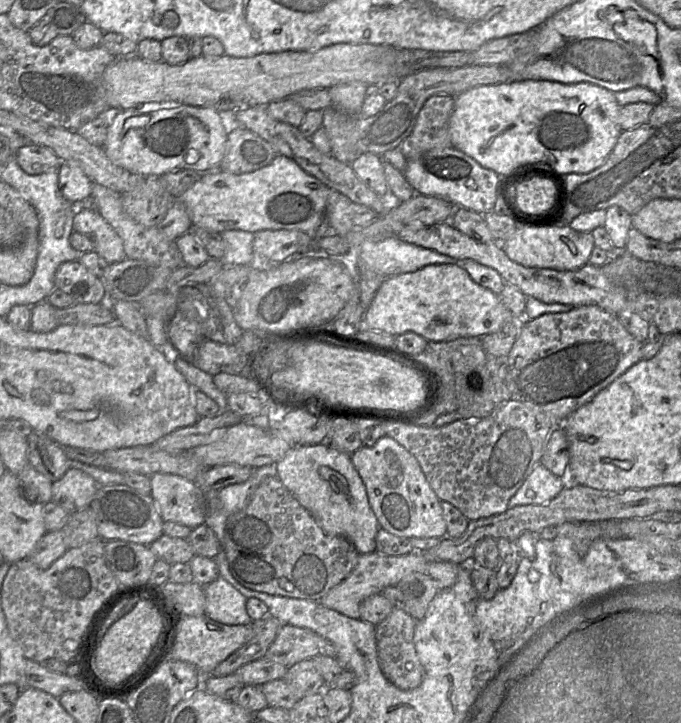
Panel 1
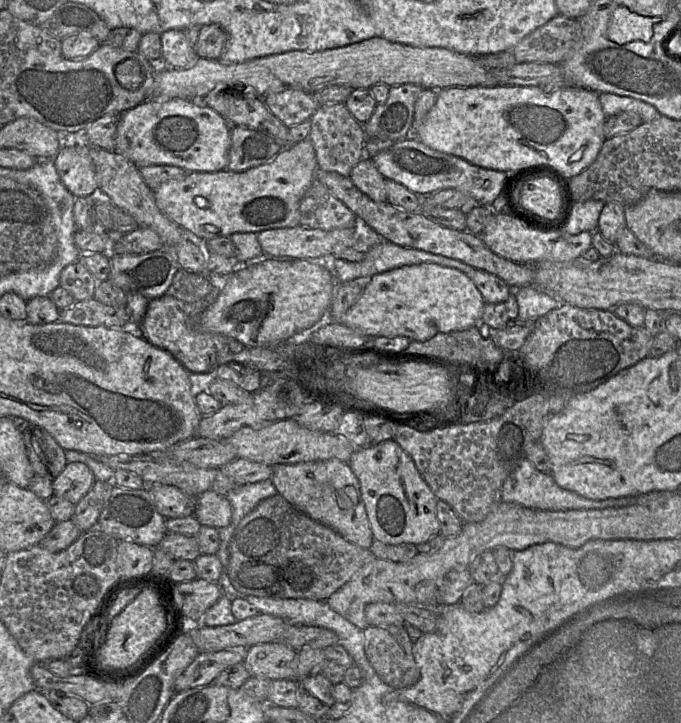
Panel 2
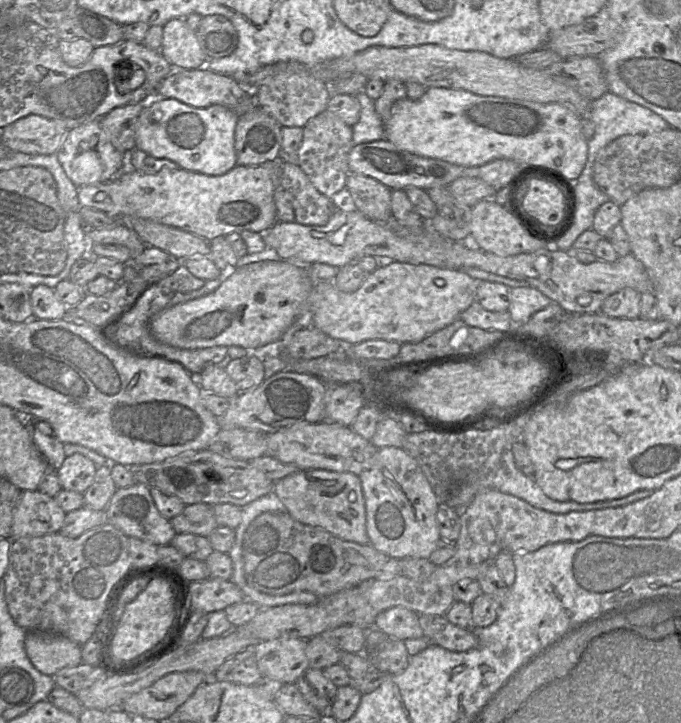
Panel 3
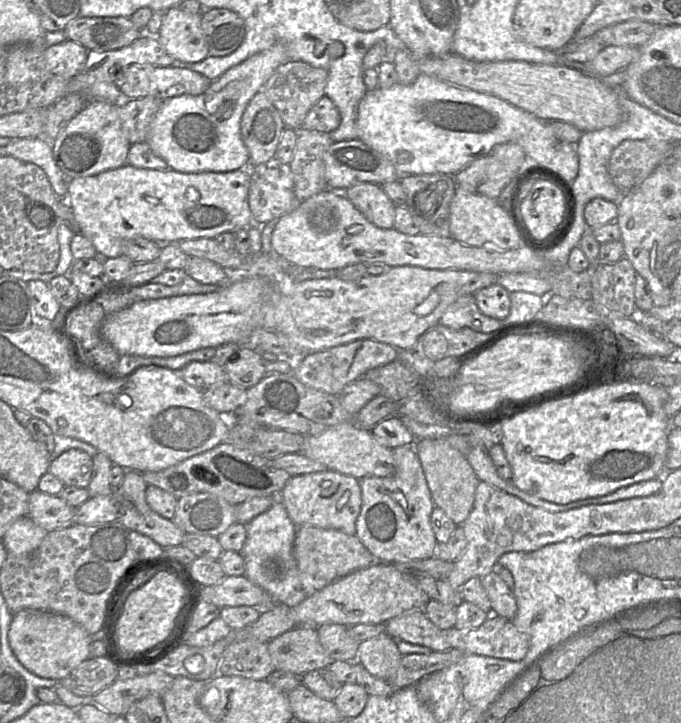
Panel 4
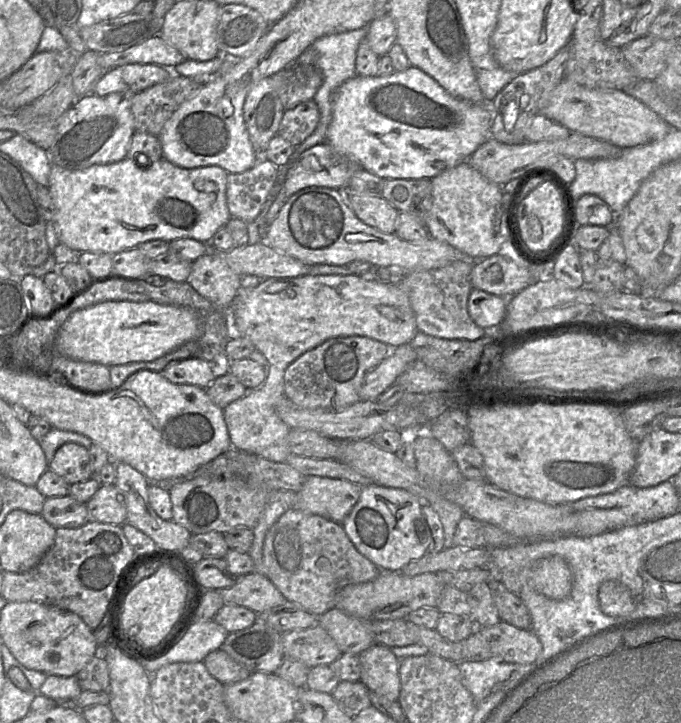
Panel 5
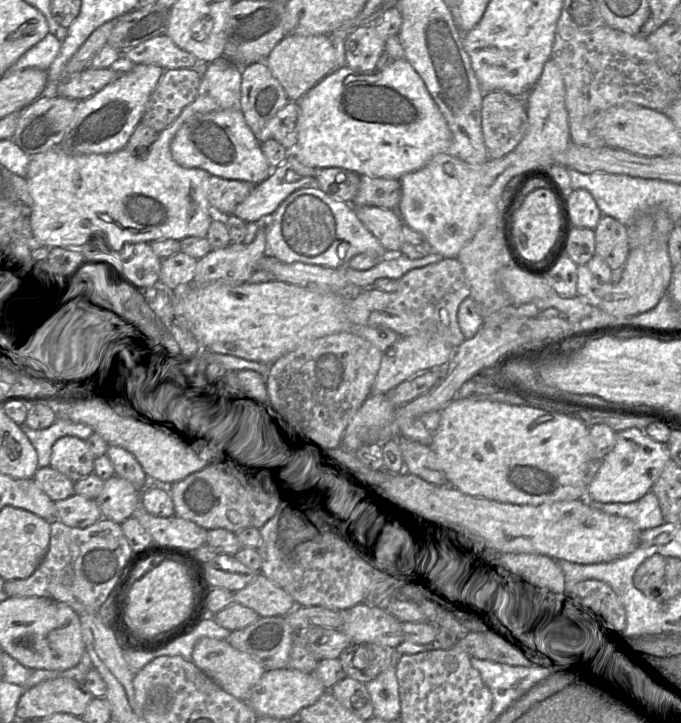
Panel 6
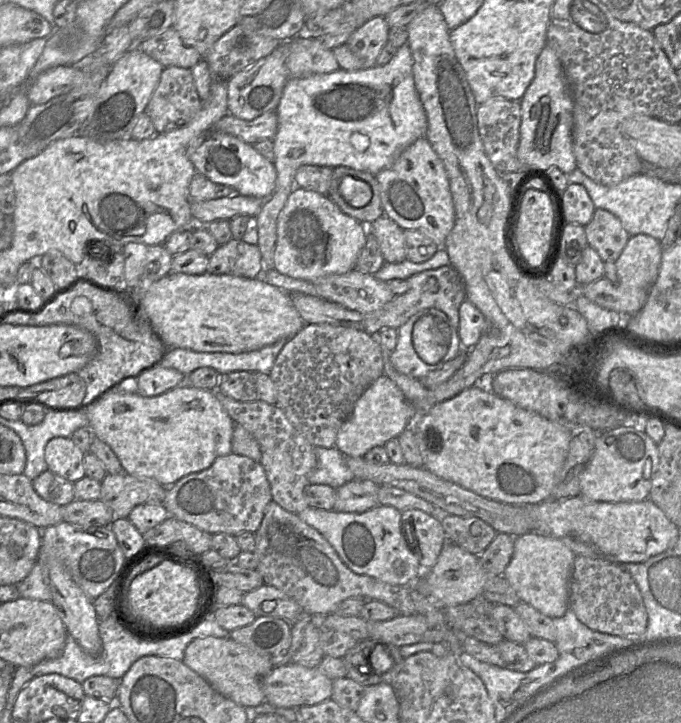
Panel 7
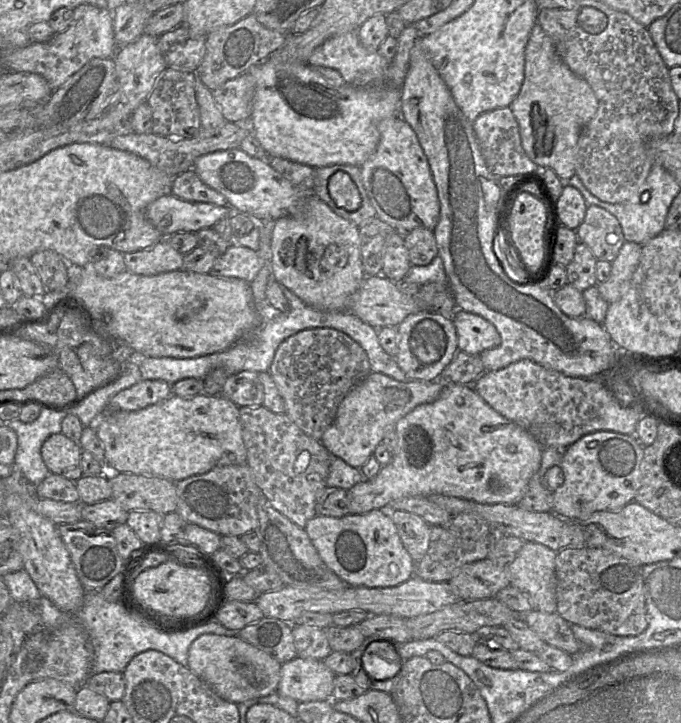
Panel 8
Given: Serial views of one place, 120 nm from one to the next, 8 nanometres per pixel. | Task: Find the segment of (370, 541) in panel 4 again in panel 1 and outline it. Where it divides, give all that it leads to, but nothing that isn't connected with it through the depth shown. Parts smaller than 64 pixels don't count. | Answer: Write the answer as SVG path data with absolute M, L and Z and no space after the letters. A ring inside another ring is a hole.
M385 435L372 447L362 446L356 450L350 459L365 485L379 528L407 539L446 536L441 500L430 487L416 458L403 446Z

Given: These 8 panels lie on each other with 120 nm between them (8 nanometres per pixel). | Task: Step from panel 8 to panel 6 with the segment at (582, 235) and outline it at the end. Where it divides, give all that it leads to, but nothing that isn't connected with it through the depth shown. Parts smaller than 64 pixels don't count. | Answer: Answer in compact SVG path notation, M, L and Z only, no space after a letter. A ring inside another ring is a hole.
M603 215L595 232L595 254L605 260L612 270L625 264L630 253L628 226Z

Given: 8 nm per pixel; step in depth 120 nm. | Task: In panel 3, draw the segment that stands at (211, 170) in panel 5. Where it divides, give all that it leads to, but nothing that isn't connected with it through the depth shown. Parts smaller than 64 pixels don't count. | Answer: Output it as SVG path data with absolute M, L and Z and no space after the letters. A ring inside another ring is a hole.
M280 155L278 160L259 166L236 165L227 173L218 176L205 175L181 168L162 169L156 174L144 174L130 169L126 165L127 169L109 181L79 187L77 197L81 207L101 210L124 222L134 217L152 220L193 233L209 242L218 236L244 230L263 235L276 222L273 195L277 186L277 178L280 178L280 163L284 160L296 164L296 155L284 156L283 159Z

